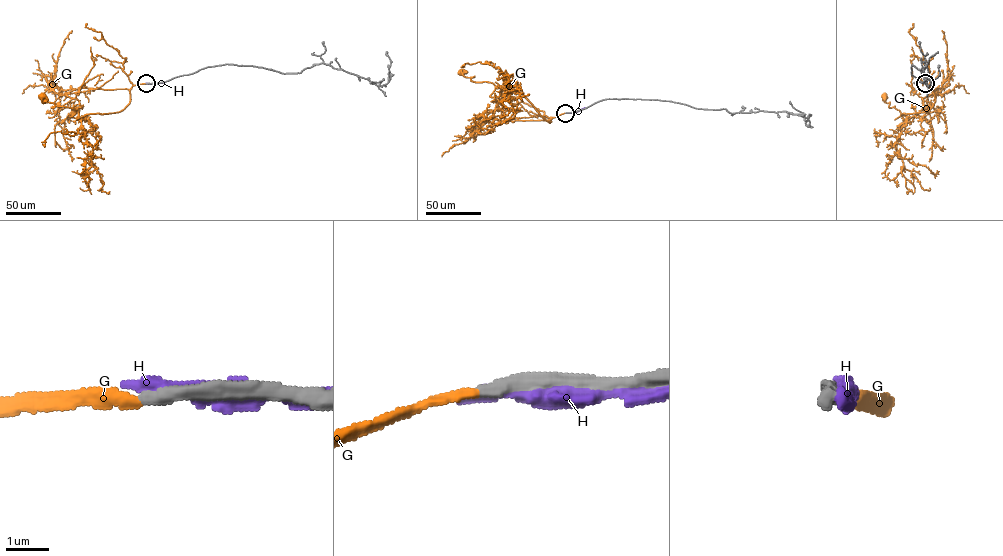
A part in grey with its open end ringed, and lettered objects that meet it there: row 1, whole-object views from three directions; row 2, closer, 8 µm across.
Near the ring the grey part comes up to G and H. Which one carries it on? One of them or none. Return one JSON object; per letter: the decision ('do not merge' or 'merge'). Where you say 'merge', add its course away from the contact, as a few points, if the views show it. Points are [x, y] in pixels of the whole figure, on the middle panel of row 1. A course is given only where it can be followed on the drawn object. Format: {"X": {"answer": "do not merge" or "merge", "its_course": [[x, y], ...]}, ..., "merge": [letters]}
{"G": {"answer": "merge", "its_course": [[565, 113], [549, 122], [517, 91], [505, 89], [492, 97], [492, 83], [472, 81], [474, 76], [461, 73]]}, "H": {"answer": "do not merge"}, "merge": ["G"]}

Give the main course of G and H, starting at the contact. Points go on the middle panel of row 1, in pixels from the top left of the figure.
G: (565, 113), (549, 122), (517, 91), (505, 89), (492, 97), (492, 83), (472, 81), (474, 76), (461, 73)
H: (567, 112), (584, 107)

